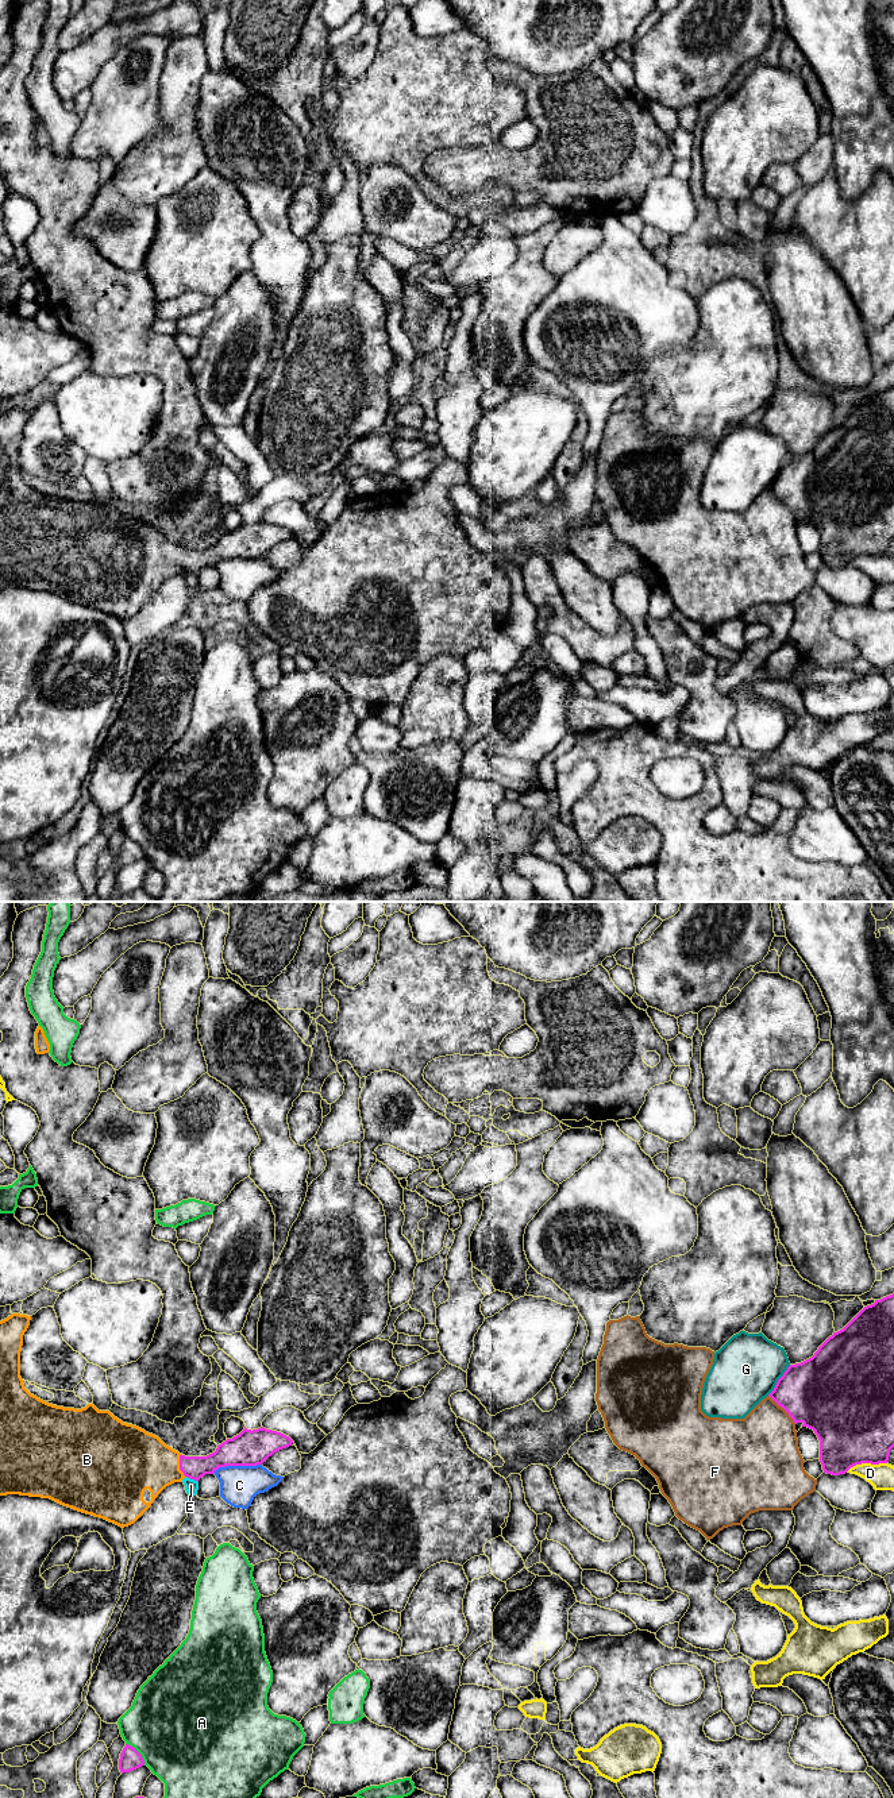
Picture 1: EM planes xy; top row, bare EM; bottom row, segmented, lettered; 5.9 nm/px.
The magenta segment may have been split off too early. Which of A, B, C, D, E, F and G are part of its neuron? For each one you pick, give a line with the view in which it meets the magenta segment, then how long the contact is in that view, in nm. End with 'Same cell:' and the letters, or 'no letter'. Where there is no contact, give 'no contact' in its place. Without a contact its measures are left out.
B: contact in xy; length 150 nm
Same cell: B

